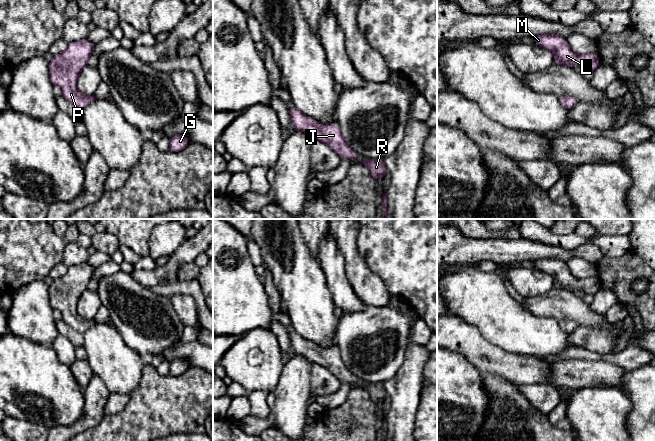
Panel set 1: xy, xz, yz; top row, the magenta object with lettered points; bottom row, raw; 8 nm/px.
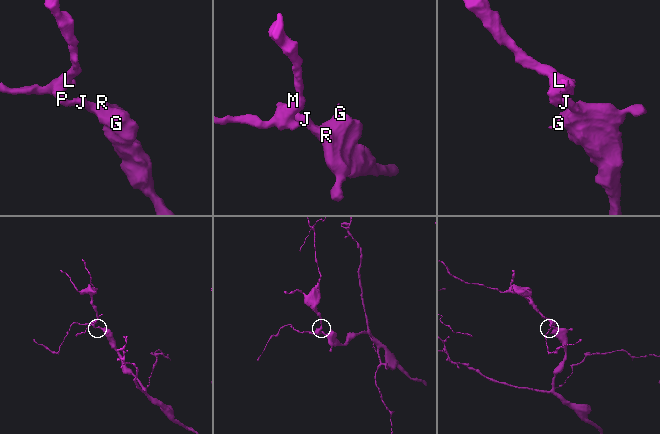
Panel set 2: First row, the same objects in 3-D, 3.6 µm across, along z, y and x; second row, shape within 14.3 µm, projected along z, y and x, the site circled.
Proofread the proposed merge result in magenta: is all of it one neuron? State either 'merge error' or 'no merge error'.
no merge error

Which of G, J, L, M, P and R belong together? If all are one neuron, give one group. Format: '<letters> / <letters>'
G J L M P R

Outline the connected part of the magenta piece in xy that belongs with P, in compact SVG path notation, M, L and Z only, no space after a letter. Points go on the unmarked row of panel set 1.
M86 262L74 265L49 285L51 307L61 312L62 320L67 325L81 333L98 323L95 319L89 321L81 318L76 309L81 294L87 289L94 270L95 268Z

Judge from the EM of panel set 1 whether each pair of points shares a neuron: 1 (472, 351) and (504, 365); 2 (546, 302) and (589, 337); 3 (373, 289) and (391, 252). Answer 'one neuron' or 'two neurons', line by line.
1: one neuron
2: two neurons
3: two neurons

